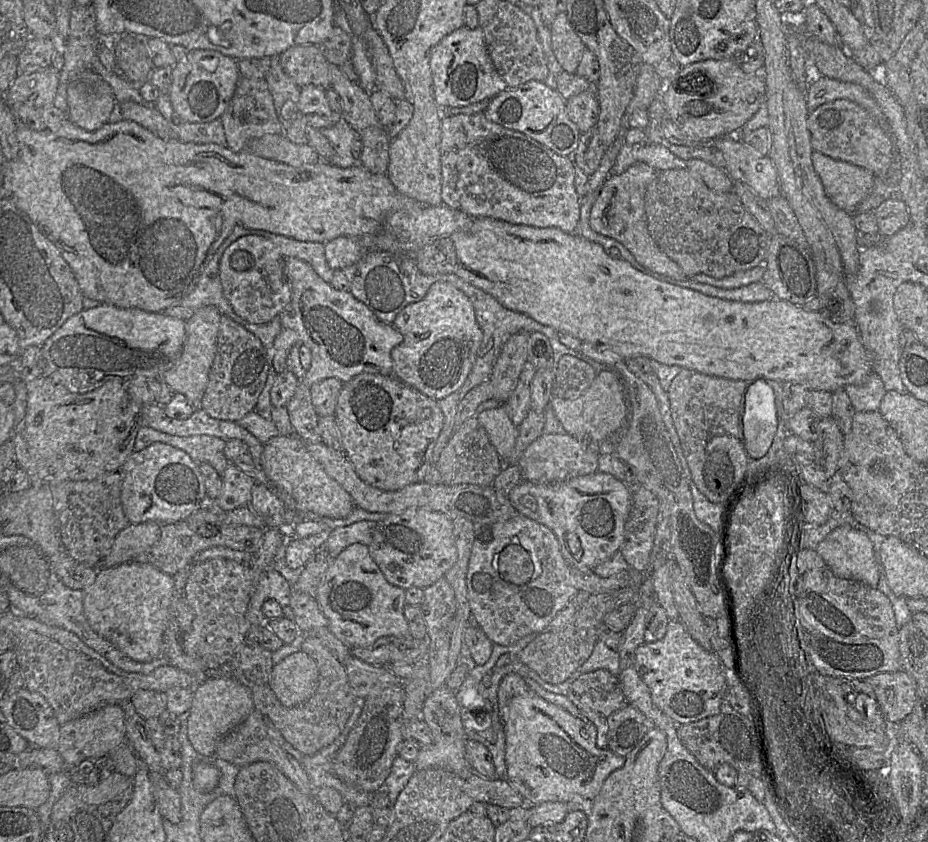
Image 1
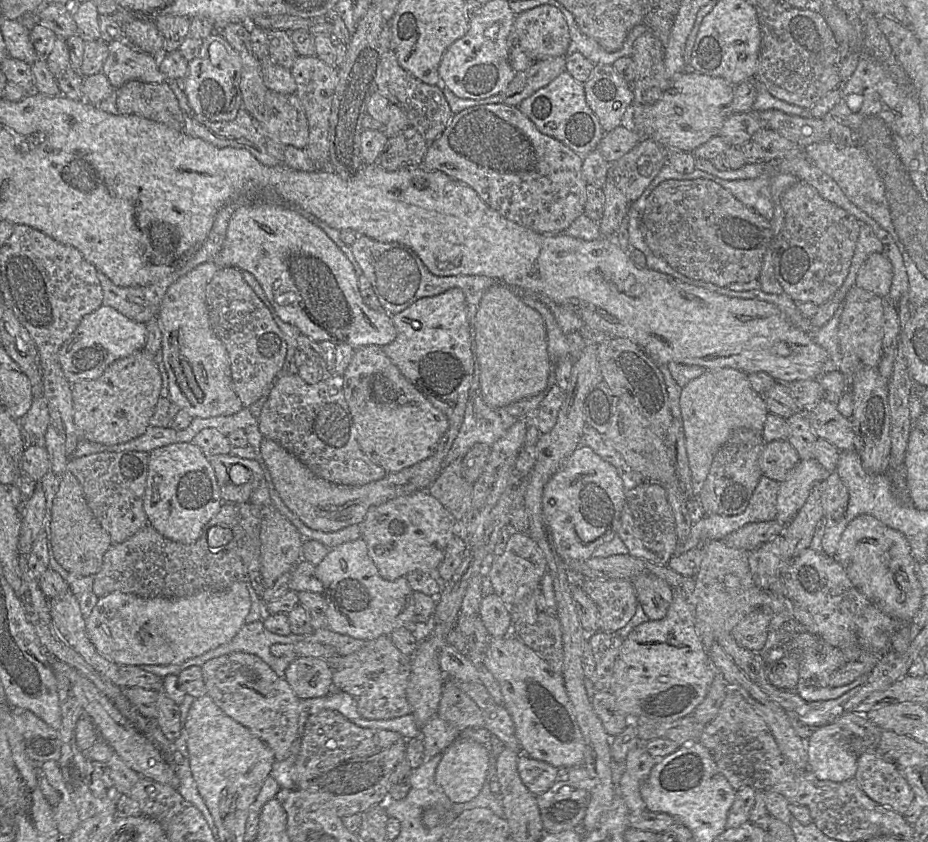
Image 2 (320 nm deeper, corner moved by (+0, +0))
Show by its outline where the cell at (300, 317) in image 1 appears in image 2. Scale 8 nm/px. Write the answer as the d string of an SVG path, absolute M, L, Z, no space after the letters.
M259 204L237 209L227 228L226 239L213 263L219 268L234 267L252 274L261 285L278 317L298 328L301 334L319 343L348 344L354 349L384 347L394 341L392 316L368 307L360 294L358 275L340 248L319 227L286 206Z

